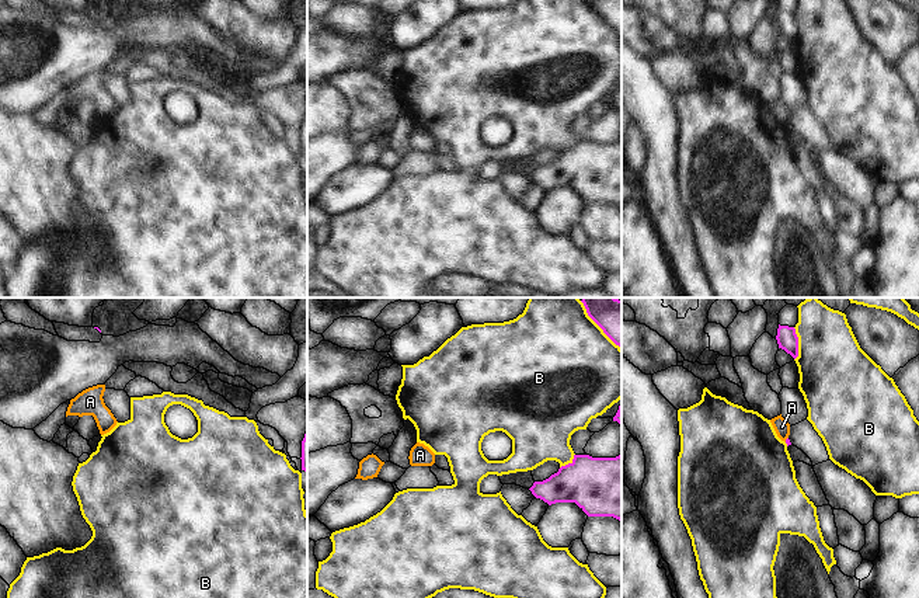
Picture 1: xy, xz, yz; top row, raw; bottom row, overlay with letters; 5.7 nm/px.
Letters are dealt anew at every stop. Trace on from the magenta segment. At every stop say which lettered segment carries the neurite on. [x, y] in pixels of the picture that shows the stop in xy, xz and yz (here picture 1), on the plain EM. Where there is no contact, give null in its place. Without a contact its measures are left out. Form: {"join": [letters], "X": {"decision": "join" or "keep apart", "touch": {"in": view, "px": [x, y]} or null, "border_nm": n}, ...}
{"join": [], "A": {"decision": "keep apart", "touch": {"in": "yz", "px": [786, 125]}, "border_nm": 40}, "B": {"decision": "keep apart", "touch": {"in": "yz", "px": [797, 30]}, "border_nm": 190}}

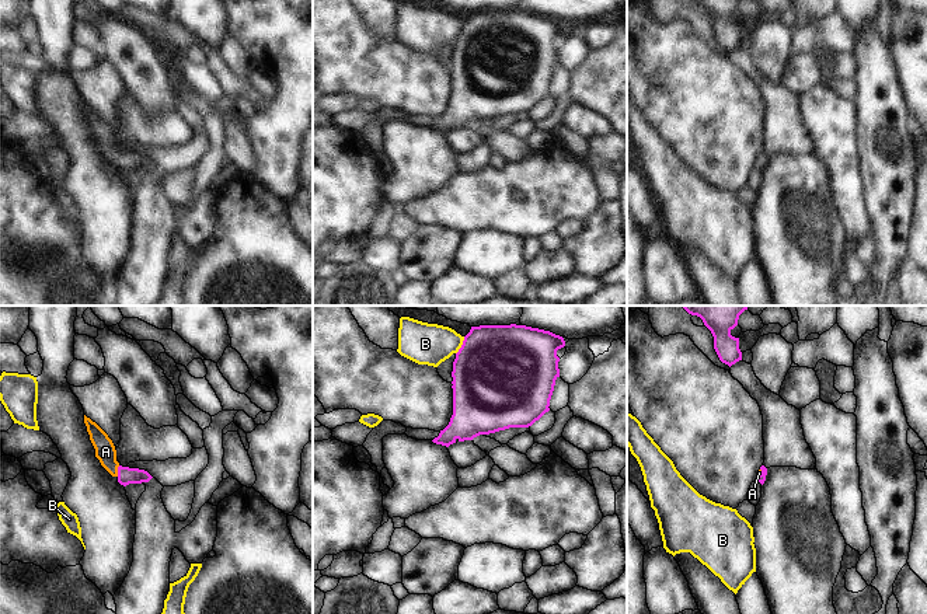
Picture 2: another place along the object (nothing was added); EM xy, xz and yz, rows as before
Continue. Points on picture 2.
{"join": ["A"], "A": {"decision": "join", "touch": {"in": "xy", "px": [118, 157]}, "border_nm": 70}, "B": {"decision": "keep apart", "touch": {"in": "xz", "px": [462, 31]}, "border_nm": 120}}

